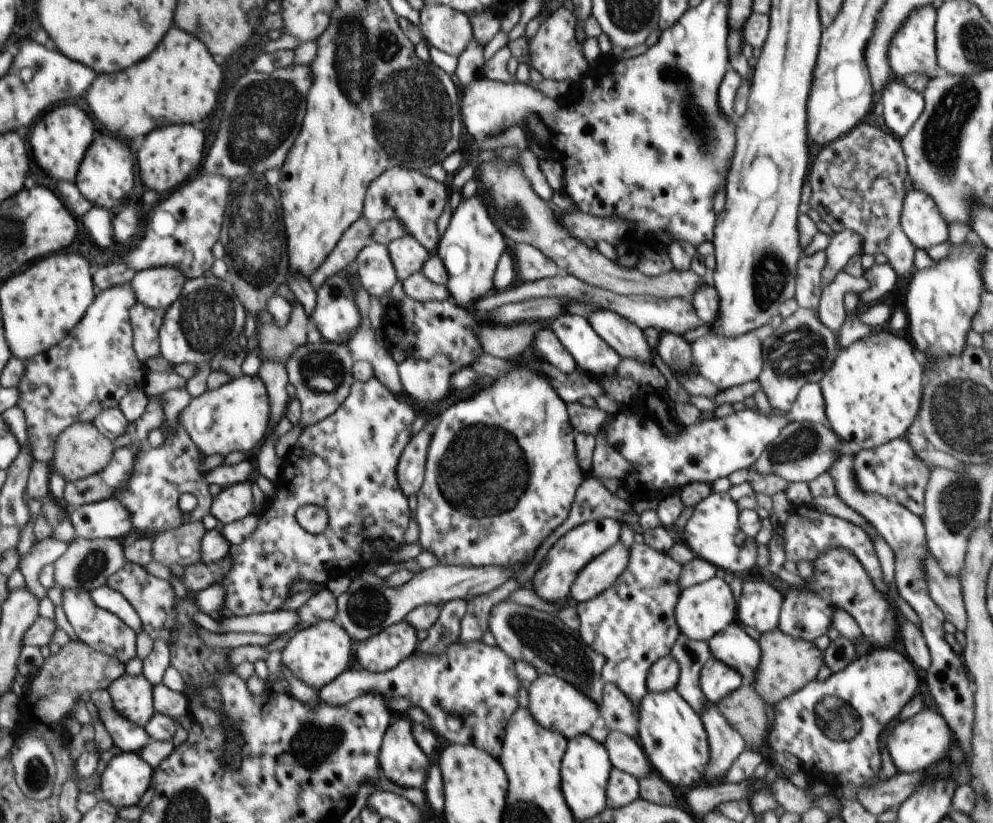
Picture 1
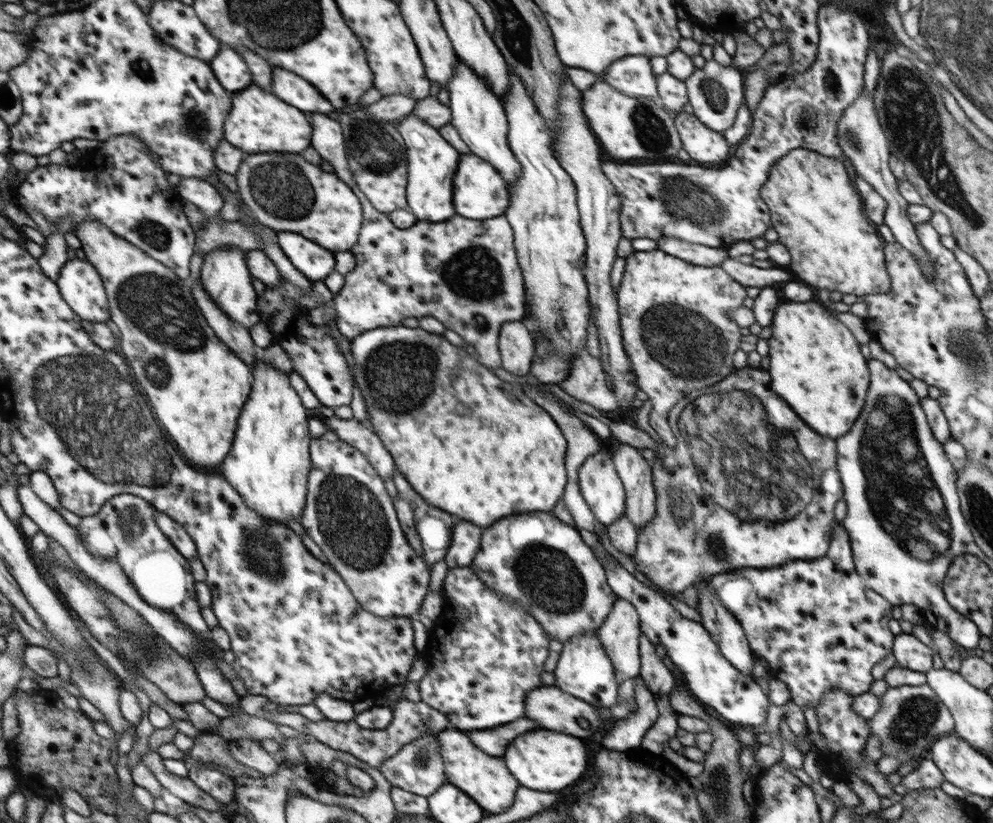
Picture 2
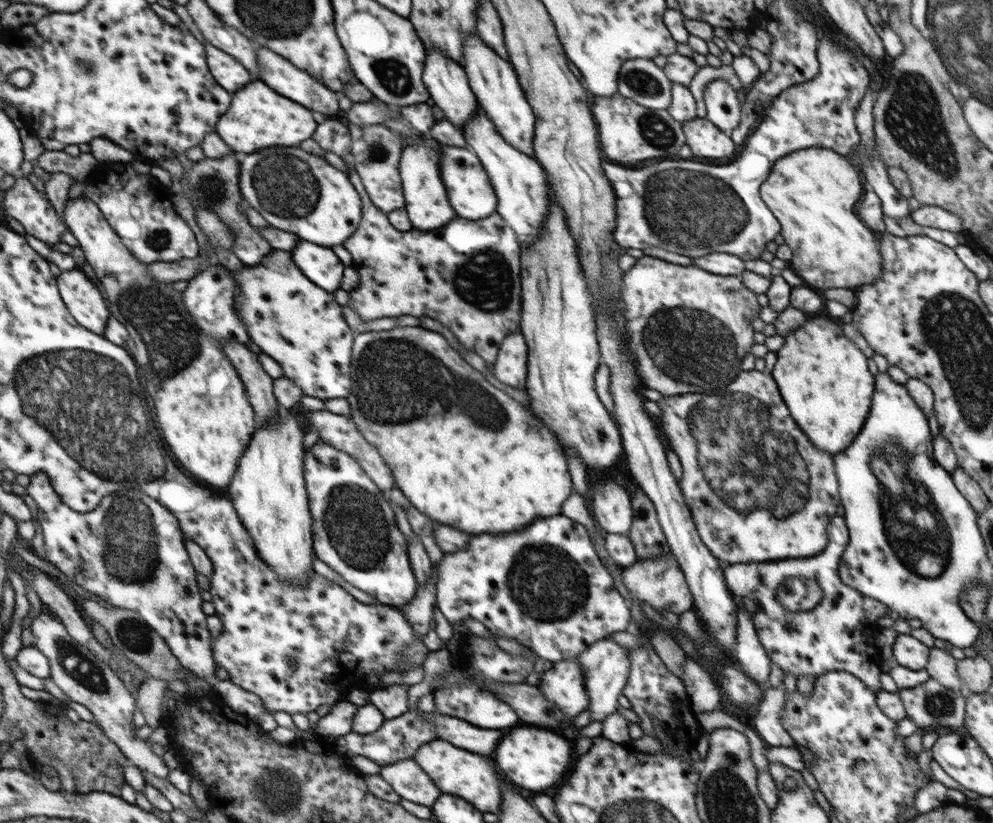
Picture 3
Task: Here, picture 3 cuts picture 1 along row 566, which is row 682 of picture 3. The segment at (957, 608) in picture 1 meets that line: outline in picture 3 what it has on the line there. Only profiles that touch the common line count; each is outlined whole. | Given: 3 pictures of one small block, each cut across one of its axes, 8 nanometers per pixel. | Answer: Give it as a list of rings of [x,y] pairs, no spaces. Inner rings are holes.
[[[930,678],[915,688],[900,689],[900,700],[911,721],[923,730],[926,726],[952,726],[964,724],[967,697],[948,690],[938,680]]]

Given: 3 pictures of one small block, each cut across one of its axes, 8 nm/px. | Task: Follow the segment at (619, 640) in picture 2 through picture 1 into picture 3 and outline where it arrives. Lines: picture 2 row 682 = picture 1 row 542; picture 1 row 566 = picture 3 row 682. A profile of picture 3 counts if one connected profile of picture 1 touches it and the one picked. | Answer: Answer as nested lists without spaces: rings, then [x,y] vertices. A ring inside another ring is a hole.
[[[608,637],[590,645],[576,657],[576,661],[580,663],[586,677],[586,693],[590,699],[587,709],[590,711],[591,720],[602,722],[616,712],[623,702],[623,690],[630,674],[630,653]]]

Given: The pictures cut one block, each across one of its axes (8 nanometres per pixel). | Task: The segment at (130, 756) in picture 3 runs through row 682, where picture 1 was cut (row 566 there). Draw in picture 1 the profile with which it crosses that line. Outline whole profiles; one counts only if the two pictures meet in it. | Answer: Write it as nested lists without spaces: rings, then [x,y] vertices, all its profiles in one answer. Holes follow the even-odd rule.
[[[76,537],[68,548],[66,552],[60,556],[60,558],[54,560],[54,586],[58,585],[62,592],[65,593],[66,590],[82,590],[92,591],[100,586],[107,585],[108,578],[118,572],[122,566],[125,566],[128,562],[124,558],[124,549],[121,540],[118,539],[94,539],[88,540],[88,538],[78,538]]]

